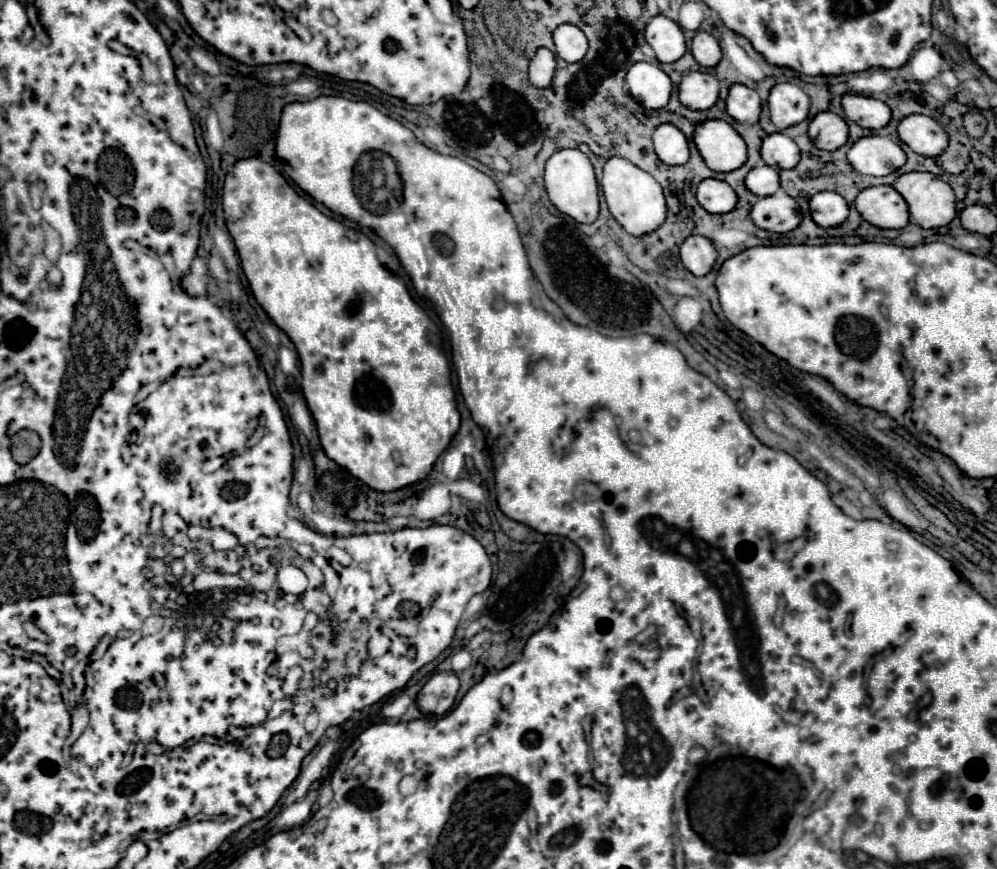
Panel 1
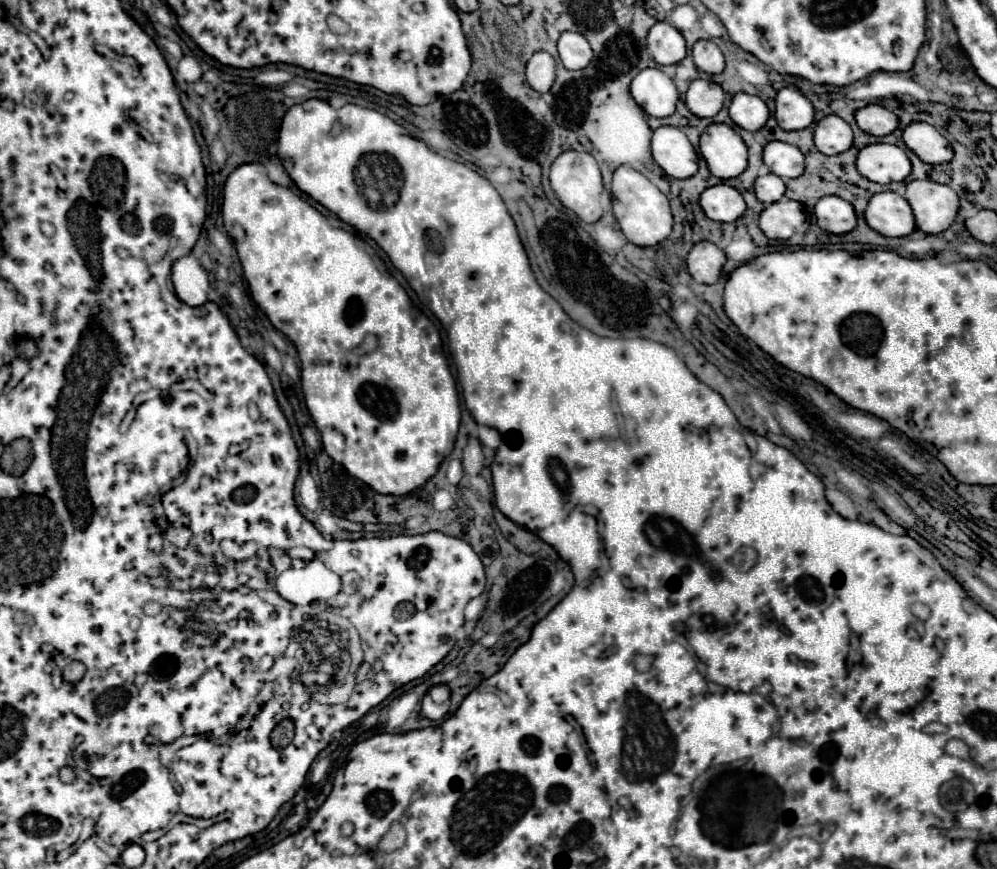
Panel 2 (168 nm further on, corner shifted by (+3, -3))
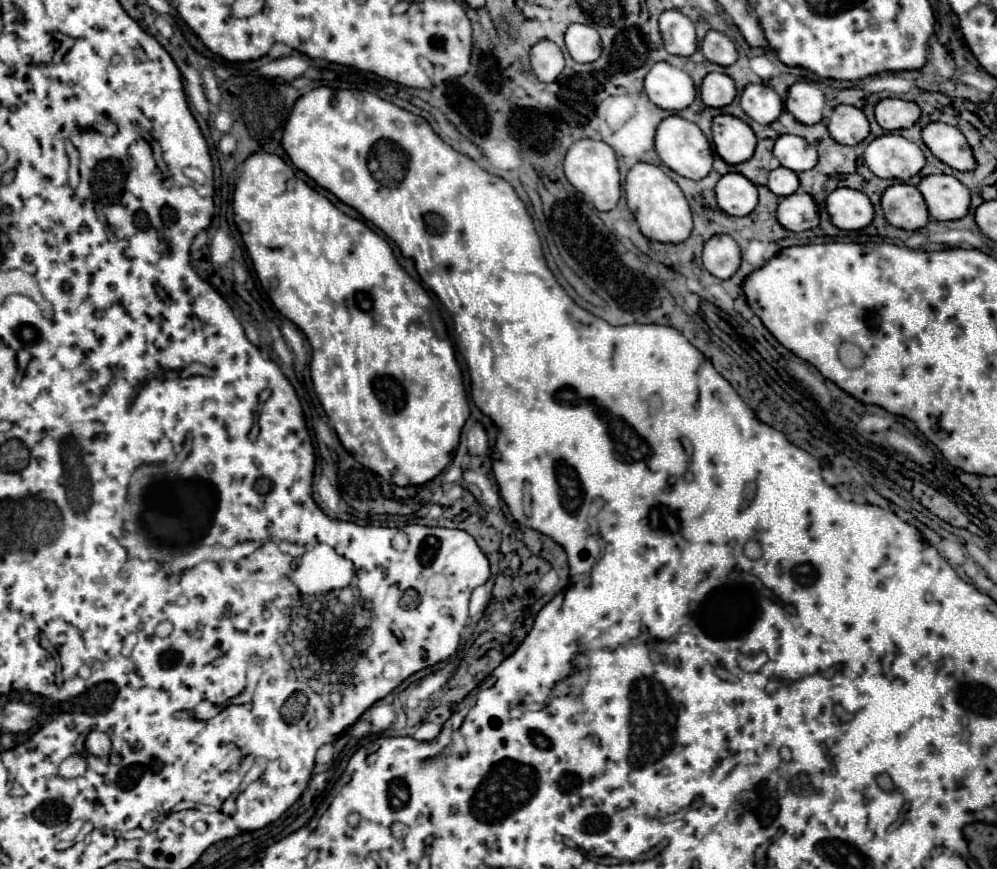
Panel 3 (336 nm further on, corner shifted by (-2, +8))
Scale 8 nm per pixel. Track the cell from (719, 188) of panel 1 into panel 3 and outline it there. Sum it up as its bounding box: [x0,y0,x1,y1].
[717,174,757,216]

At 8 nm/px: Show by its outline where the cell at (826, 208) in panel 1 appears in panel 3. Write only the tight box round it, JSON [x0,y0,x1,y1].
[827,188,875,230]

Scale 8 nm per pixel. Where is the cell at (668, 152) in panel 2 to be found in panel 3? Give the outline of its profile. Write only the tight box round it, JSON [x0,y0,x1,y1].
[655,116,713,180]

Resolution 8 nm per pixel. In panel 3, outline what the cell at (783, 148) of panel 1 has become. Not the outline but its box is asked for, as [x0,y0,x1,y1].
[773,134,817,172]

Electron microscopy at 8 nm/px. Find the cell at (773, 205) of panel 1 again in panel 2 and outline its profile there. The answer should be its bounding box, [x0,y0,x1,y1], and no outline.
[758,199,808,239]

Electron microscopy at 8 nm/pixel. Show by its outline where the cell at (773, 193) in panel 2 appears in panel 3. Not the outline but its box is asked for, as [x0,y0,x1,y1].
[769,168,799,198]

